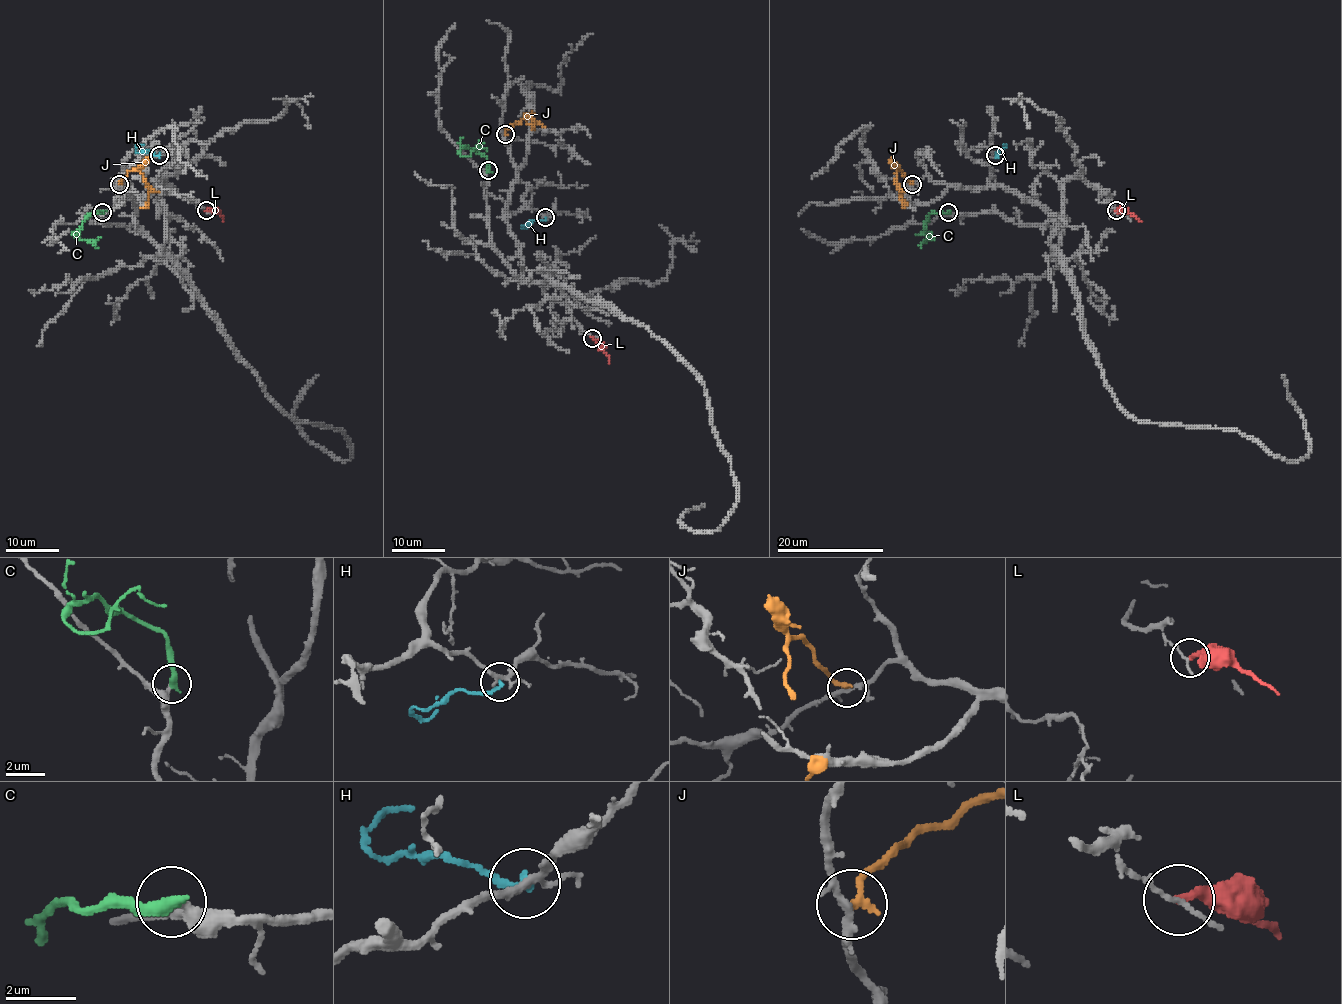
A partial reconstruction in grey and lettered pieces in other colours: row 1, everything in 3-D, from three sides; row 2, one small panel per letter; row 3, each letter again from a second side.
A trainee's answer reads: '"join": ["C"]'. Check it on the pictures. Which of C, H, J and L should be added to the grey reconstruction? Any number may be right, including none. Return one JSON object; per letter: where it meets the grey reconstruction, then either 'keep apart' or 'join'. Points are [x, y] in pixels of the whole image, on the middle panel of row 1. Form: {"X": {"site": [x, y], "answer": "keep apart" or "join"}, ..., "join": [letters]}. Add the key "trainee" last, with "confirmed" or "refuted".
{"C": {"site": [488, 170], "answer": "join"}, "H": {"site": [545, 217], "answer": "keep apart"}, "J": {"site": [505, 134], "answer": "keep apart"}, "L": {"site": [592, 338], "answer": "keep apart"}, "join": ["C"], "trainee": "confirmed"}

